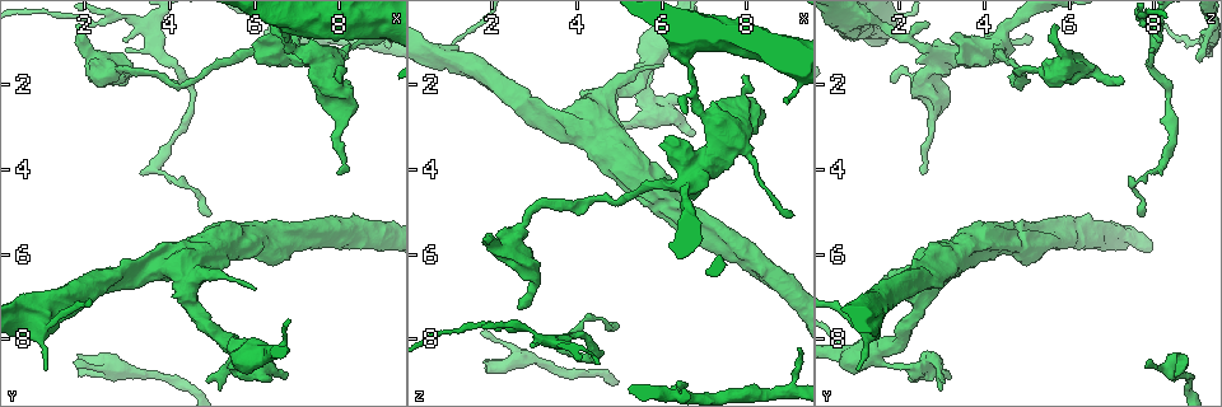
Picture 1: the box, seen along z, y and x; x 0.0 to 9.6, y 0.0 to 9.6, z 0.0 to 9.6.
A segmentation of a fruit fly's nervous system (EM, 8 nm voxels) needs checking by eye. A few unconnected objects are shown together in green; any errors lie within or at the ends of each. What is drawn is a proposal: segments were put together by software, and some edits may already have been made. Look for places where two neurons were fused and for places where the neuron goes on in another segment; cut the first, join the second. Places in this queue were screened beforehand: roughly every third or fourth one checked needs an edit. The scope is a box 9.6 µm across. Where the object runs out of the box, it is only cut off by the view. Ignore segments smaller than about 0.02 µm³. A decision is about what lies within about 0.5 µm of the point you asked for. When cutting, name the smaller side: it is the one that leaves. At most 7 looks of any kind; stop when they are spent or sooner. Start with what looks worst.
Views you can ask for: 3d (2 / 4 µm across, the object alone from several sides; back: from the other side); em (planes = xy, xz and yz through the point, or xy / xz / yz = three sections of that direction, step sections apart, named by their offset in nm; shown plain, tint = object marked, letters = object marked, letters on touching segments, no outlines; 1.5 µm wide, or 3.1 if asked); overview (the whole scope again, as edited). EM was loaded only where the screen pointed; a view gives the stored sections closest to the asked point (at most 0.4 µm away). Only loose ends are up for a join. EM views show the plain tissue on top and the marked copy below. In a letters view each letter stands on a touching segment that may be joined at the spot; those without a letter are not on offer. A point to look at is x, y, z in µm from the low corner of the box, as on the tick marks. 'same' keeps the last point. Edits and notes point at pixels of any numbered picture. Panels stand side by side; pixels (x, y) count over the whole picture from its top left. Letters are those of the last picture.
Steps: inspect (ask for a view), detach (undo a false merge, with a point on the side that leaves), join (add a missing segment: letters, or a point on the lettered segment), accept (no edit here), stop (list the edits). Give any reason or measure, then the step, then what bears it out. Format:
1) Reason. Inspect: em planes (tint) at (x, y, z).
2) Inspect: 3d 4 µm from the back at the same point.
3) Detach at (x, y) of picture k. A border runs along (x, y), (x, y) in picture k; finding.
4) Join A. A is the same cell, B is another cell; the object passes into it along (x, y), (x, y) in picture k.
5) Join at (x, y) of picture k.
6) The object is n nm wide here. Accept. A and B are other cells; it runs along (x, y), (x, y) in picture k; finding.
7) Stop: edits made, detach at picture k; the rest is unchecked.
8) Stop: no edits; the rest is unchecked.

Long arm stops here. Inspect: em planes (letters) at (4.95, 5.10, 7.70).

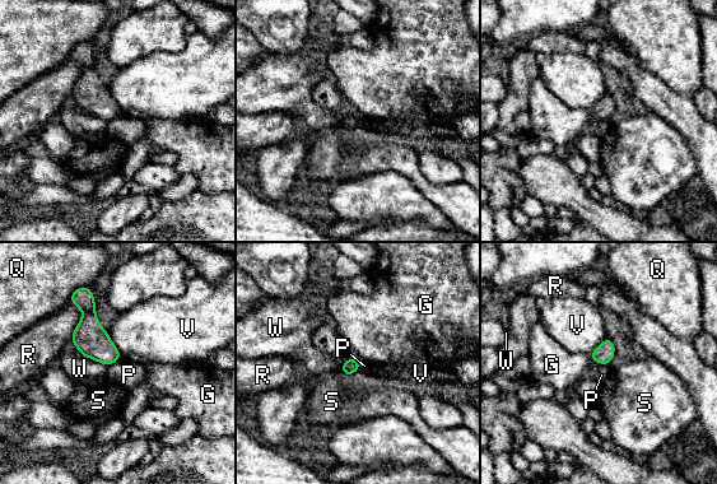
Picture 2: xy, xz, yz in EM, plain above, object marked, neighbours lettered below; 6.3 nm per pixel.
Accept. G, P, Q, R, S, V and W are other cells; a border runs along (121, 357), (108, 367) in picture 2; no lettered segment goes on from it.

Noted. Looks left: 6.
Free end. Inspect: 3d 4 µm at (6.65, 8.95, 3.15).

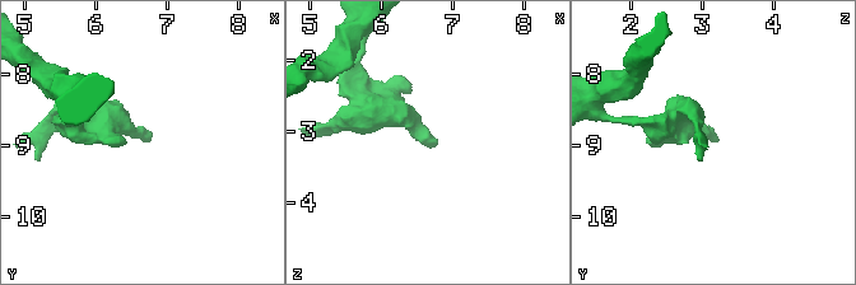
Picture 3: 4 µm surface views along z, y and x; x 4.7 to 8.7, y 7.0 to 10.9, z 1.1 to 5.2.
Inspect: em planes (letters) at (6.70, 8.90, 3.20).

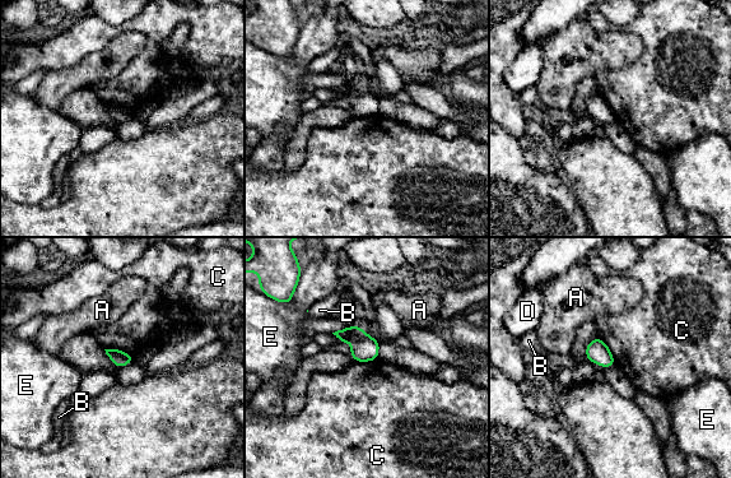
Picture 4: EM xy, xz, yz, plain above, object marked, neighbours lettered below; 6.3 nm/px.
Accept. A, B, C, D and E are other cells; a border runs along (599, 337), (609, 348), (615, 365) in picture 4; no lettered segment goes on from it.

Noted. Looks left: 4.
Sudden change in width. Inspect: 3d 2 µm from the back at (2.80, 1.60, 5.10).

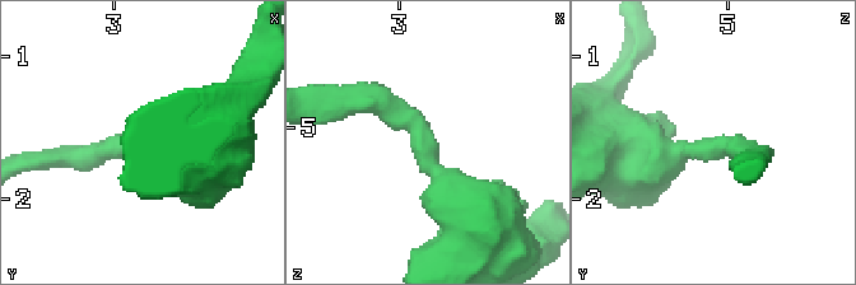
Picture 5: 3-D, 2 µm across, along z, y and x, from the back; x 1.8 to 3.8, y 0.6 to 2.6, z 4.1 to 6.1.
Need the tissue. Inspect: em planes (tint) at (2.86, 1.60, 5.10).

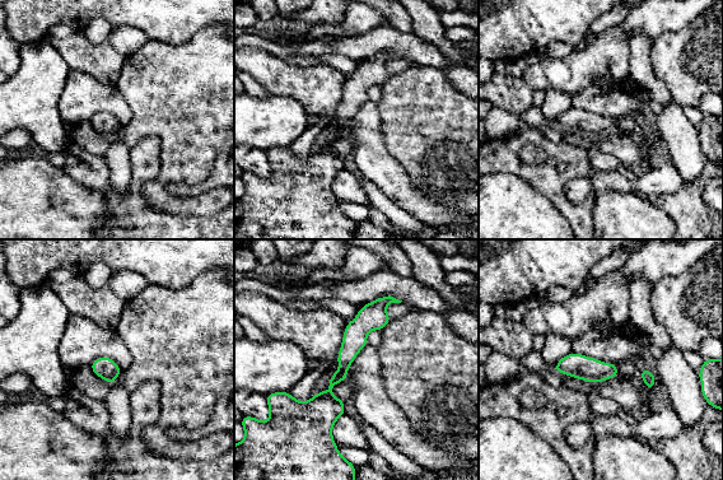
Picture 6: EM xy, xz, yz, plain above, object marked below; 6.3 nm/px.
Inspect: em planes (letters) at the same point.

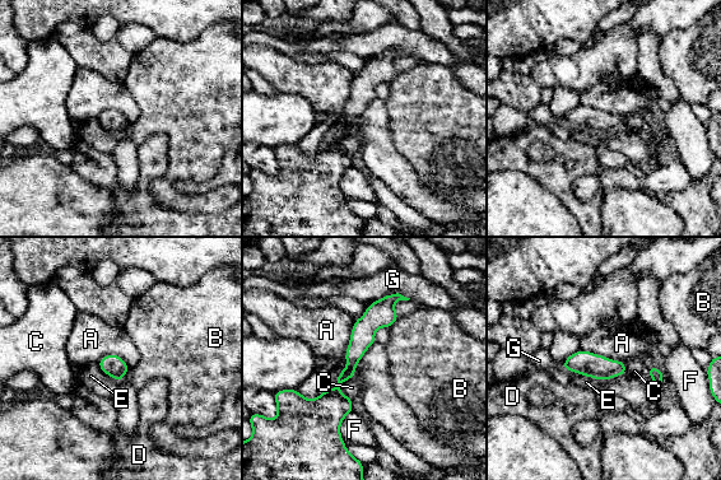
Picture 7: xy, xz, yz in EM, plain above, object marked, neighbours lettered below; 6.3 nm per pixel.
Accept. A, B, C, D, E, F and G are other cells; all the same neuron.

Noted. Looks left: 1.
Stop: no edits; the rest is unchecked.

